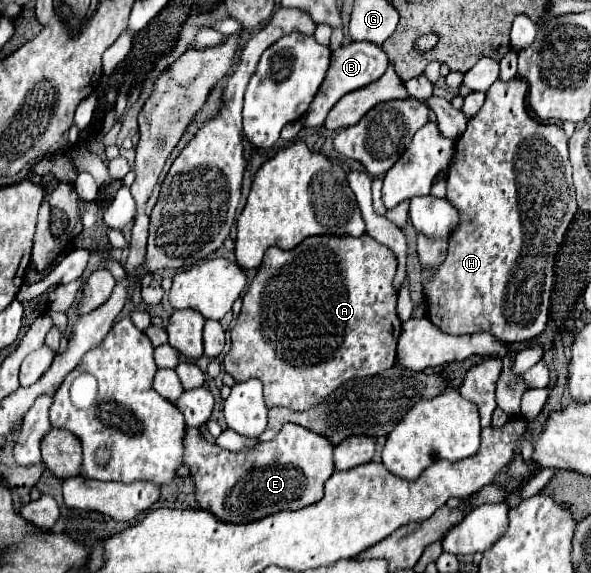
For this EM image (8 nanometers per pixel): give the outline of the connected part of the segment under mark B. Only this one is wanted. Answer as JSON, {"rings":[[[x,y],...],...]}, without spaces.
{"rings":[[[351,42],[347,46],[341,46],[337,50],[333,50],[331,54],[331,66],[327,70],[325,82],[321,84],[321,90],[317,92],[317,98],[313,98],[309,110],[303,116],[303,128],[319,128],[325,122],[325,116],[329,114],[329,110],[339,102],[341,96],[359,90],[371,82],[375,82],[377,78],[383,76],[387,68],[387,58],[385,52],[381,50],[381,46],[373,44],[373,42]]]}

